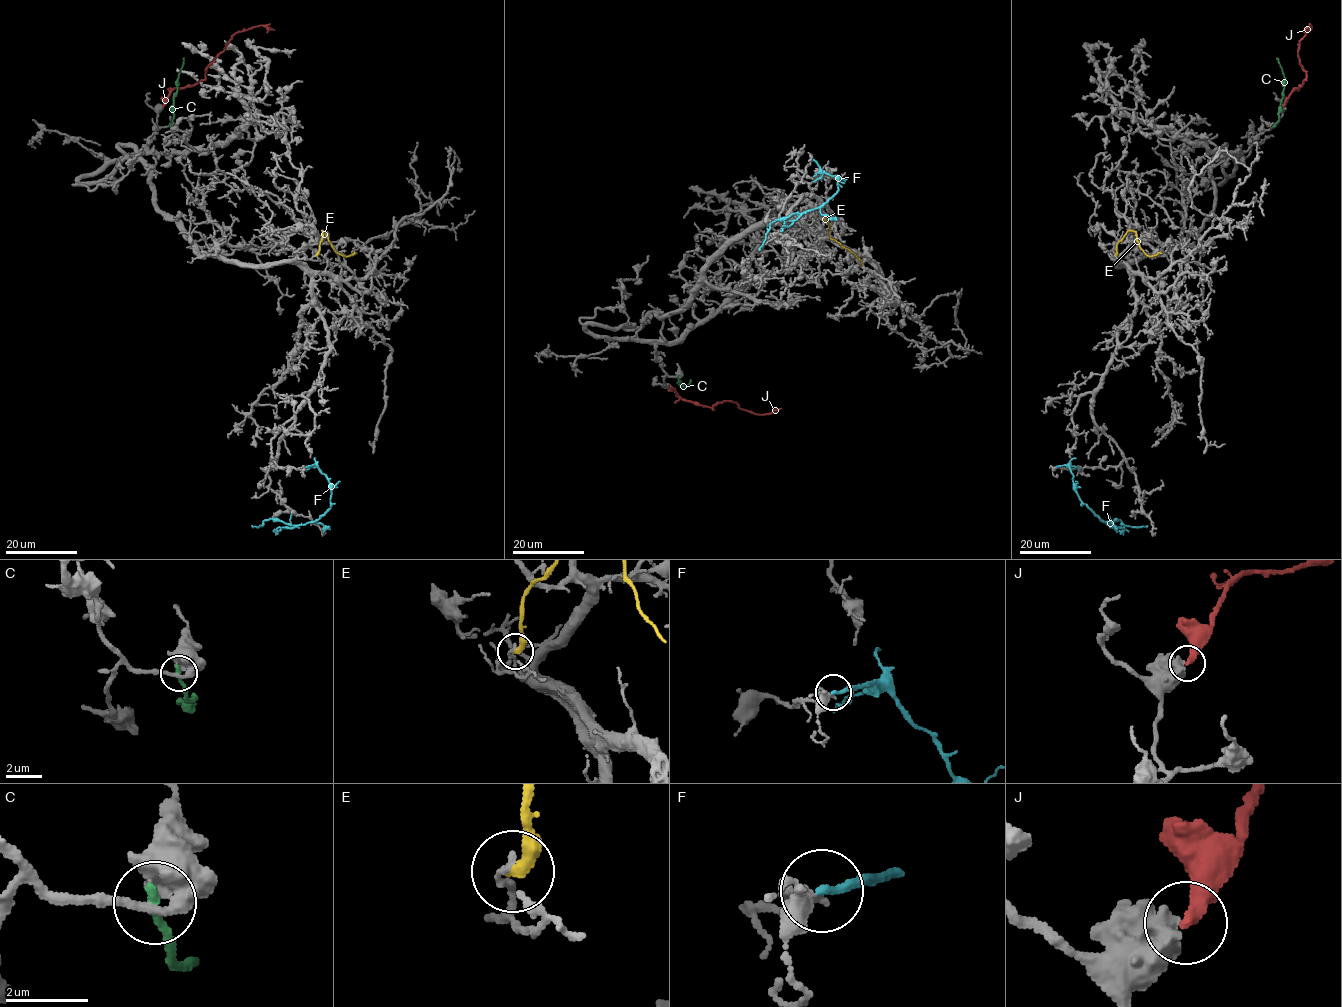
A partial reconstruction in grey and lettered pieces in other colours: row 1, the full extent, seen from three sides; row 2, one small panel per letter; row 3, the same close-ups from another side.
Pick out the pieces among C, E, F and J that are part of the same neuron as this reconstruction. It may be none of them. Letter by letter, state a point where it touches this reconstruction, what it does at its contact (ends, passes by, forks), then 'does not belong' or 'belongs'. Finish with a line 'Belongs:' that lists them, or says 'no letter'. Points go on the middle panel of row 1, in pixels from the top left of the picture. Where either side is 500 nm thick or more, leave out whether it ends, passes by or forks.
C: meets grey at (677, 377); it ends there; does not belong
E: meets grey at (823, 218); it ends there; does not belong
F: meets grey at (813, 159); it ends there; does not belong
J: meets grey at (670, 386); does not belong
Belongs: no letter

